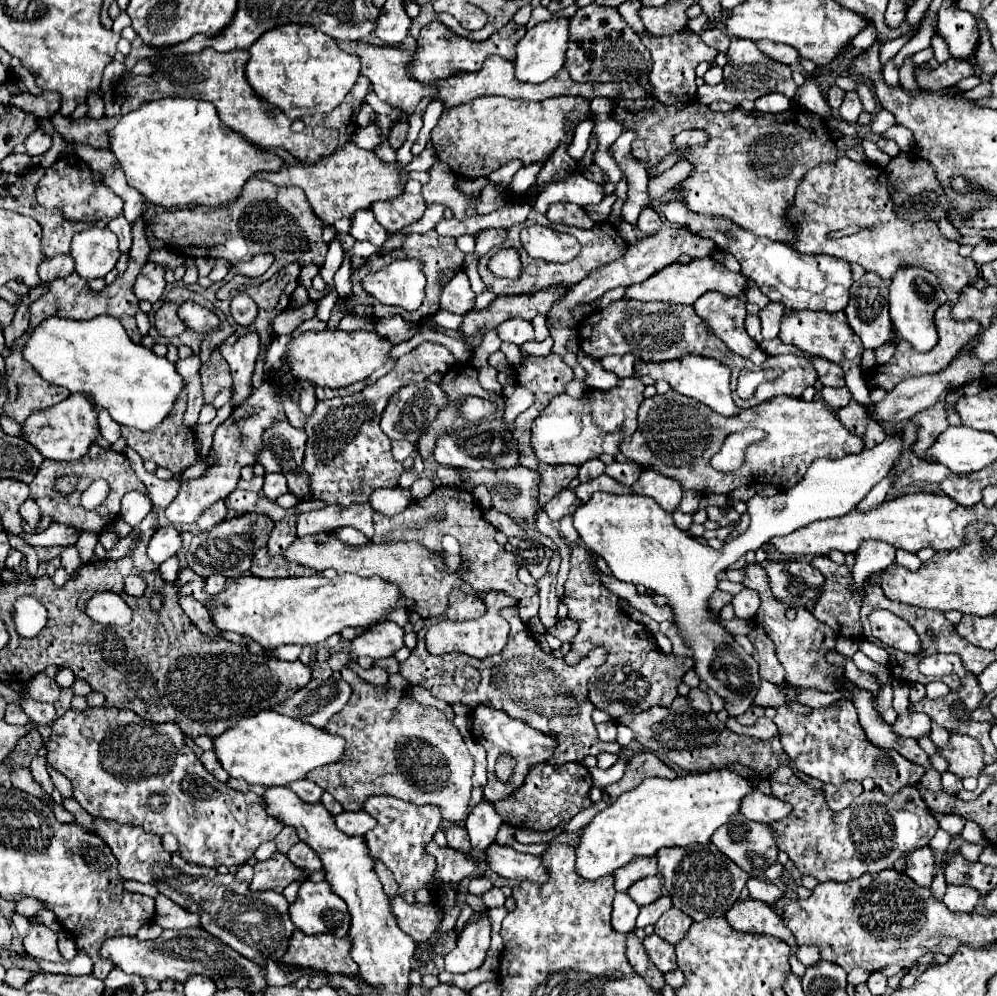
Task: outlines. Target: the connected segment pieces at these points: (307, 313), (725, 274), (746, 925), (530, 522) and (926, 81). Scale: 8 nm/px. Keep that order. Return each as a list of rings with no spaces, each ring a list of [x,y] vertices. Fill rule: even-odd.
[[[310,302],[308,306],[300,308],[300,310],[286,310],[280,316],[274,318],[272,326],[276,334],[292,334],[302,322],[314,318],[314,302]]]
[[[710,256],[702,258],[702,260],[694,258],[690,264],[674,262],[674,264],[666,266],[662,272],[656,272],[654,276],[650,276],[648,280],[644,280],[640,284],[632,284],[626,290],[626,296],[634,298],[634,300],[642,300],[642,302],[664,300],[664,302],[674,302],[674,304],[694,304],[702,294],[706,294],[710,290],[716,290],[730,298],[740,298],[746,292],[746,278],[742,274],[734,274],[734,272],[726,270],[718,260],[714,260]]]
[[[748,896],[742,902],[740,900],[734,902],[730,912],[726,912],[726,920],[732,928],[736,928],[740,932],[758,932],[758,934],[770,934],[770,936],[782,938],[791,948],[789,960],[791,972],[799,977],[805,974],[806,967],[796,959],[798,945],[795,937],[784,926],[782,918],[768,904],[758,902]]]
[[[514,466],[510,470],[480,470],[480,472],[472,472],[472,470],[456,470],[464,482],[468,482],[472,488],[476,484],[486,484],[486,488],[492,494],[492,508],[496,508],[498,512],[508,514],[522,530],[532,530],[536,532],[536,512],[540,512],[538,506],[538,484],[540,484],[540,476],[538,472],[534,472],[532,468],[524,468],[524,466]]]
[[[946,60],[936,70],[924,70],[914,68],[916,84],[922,90],[944,90],[948,86],[958,84],[962,78],[968,78],[974,74],[974,68],[964,60]]]

